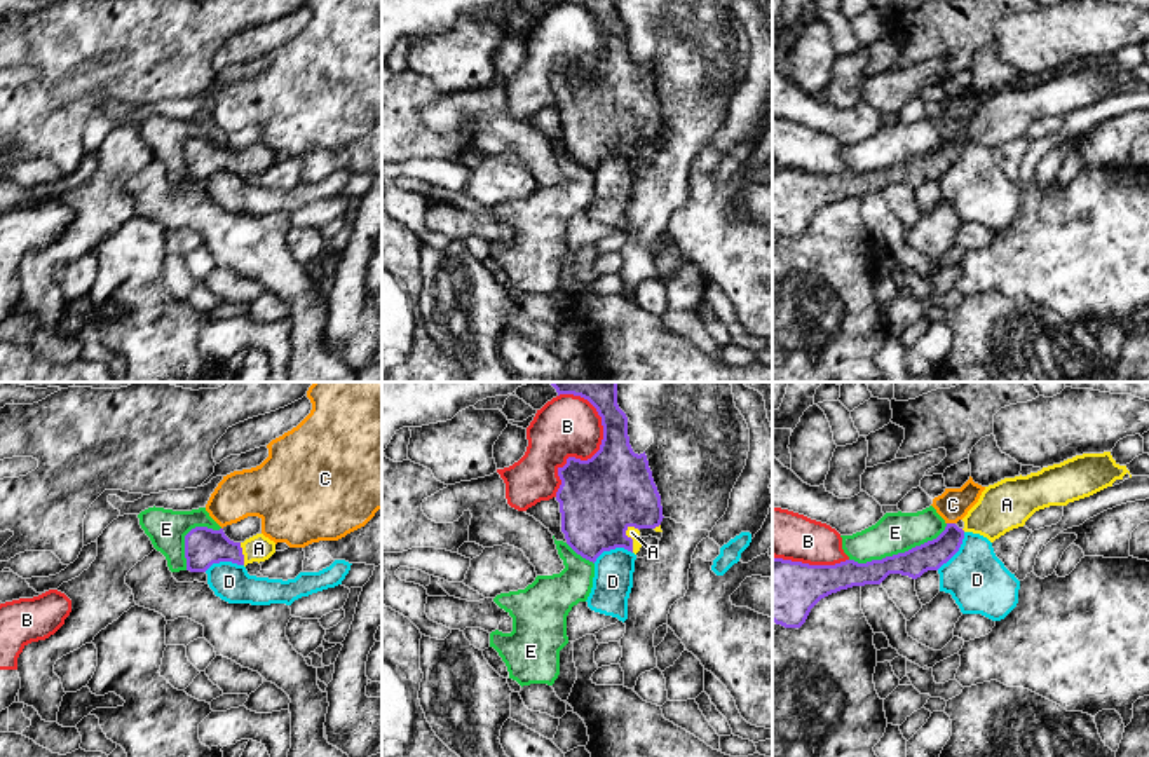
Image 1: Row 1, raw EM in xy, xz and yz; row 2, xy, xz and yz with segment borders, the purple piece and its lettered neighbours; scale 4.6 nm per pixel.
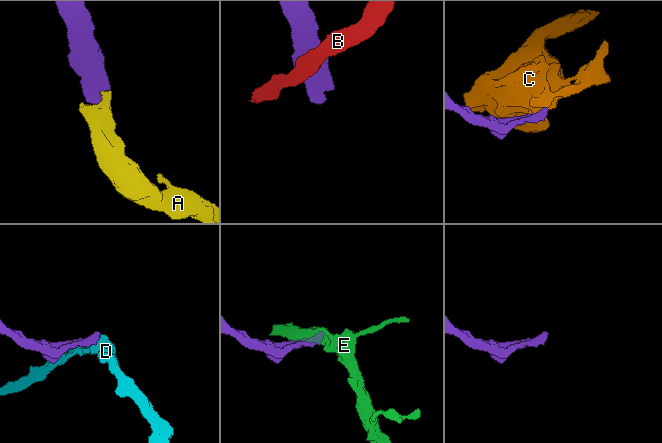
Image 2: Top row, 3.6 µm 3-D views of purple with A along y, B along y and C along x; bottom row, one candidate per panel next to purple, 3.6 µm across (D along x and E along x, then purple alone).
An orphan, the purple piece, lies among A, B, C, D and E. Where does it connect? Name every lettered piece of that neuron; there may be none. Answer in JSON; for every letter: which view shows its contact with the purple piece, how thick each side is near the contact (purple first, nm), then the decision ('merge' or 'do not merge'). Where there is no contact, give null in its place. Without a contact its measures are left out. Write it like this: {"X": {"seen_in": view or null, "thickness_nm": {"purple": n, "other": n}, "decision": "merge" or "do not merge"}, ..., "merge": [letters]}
{"A": {"seen_in": "xz", "thickness_nm": {"purple": 380, "other": 50}, "decision": "merge"}, "B": {"seen_in": "xz", "thickness_nm": {"purple": 380, "other": 280}, "decision": "do not merge"}, "C": {"seen_in": "yz", "thickness_nm": {"purple": 140, "other": 150}, "decision": "do not merge"}, "D": {"seen_in": "xz", "thickness_nm": {"purple": 380, "other": 180}, "decision": "do not merge"}, "E": {"seen_in": "yz", "thickness_nm": {"purple": 140, "other": 190}, "decision": "do not merge"}, "merge": ["A"]}

